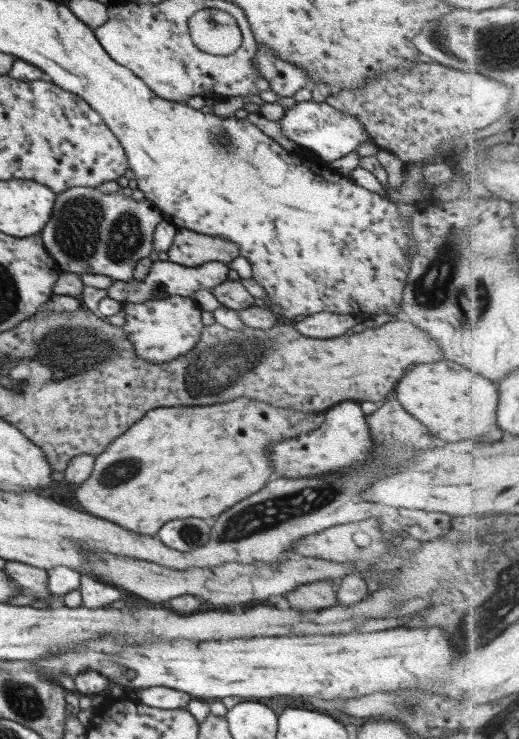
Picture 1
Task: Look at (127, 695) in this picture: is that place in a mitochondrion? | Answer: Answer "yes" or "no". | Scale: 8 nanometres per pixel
no

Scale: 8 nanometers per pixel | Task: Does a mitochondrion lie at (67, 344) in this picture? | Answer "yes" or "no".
yes

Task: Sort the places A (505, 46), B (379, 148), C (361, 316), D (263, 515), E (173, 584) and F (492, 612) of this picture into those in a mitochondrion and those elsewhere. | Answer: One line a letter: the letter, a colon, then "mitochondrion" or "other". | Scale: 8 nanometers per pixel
A: mitochondrion
B: other
C: other
D: mitochondrion
E: other
F: other

